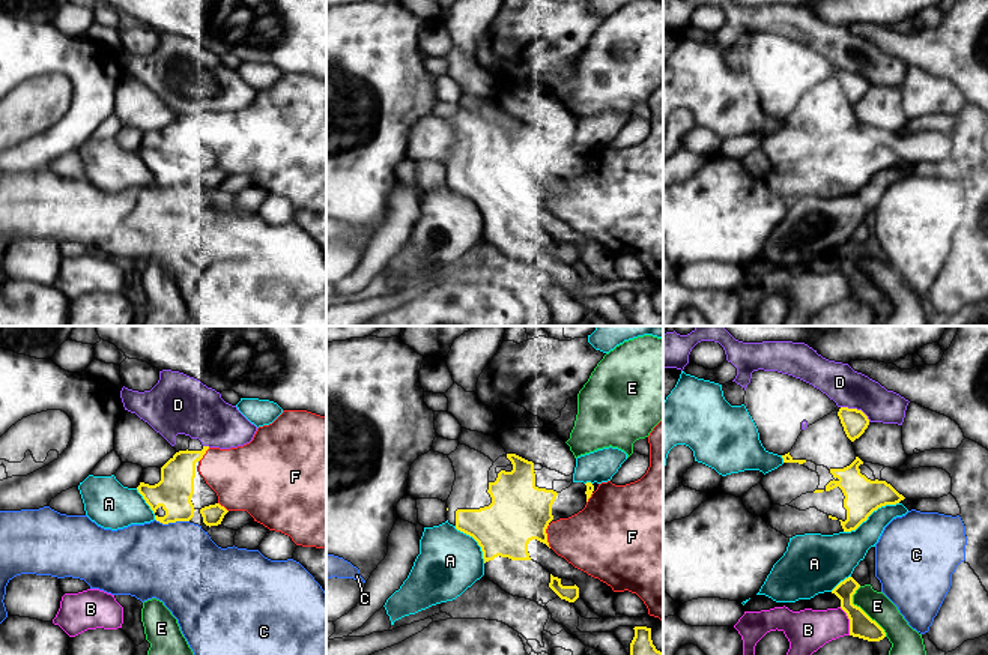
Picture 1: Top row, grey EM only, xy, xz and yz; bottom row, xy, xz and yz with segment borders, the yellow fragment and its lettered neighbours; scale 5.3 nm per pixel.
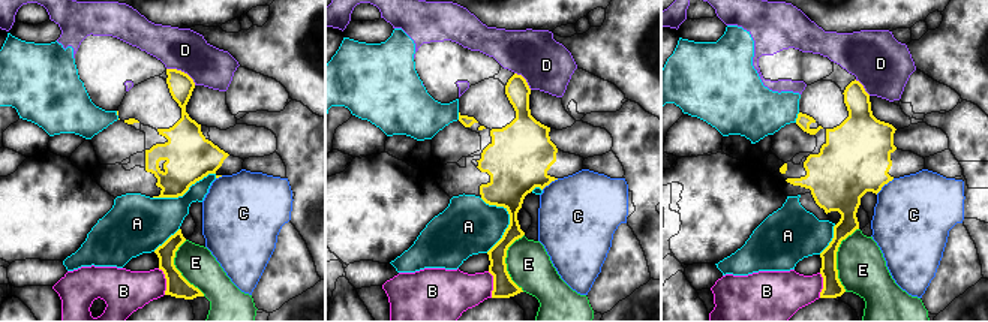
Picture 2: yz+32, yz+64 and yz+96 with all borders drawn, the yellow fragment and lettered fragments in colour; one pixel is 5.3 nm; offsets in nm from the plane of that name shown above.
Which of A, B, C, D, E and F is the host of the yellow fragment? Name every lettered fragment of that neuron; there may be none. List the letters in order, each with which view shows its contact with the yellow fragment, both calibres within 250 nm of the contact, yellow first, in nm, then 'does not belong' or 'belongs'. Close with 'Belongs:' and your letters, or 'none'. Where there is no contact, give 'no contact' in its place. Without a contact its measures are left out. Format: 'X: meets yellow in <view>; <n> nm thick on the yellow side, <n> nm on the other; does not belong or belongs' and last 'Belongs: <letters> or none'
A: meets yellow in yz; 190 nm thick on the yellow side, 200 nm on the other; does not belong
B: meets yellow in yz; 130 nm thick on the yellow side, 220 nm on the other; does not belong
C: meets yellow in xy; 190 nm thick on the yellow side, 440 nm on the other; does not belong
D: meets yellow in yz; 140 nm thick on the yellow side, 200 nm on the other; does not belong
E: meets yellow in yz; 130 nm thick on the yellow side, 150 nm on the other; does not belong
F: meets yellow in xz; 320 nm thick on the yellow side, 340 nm on the other; does not belong
Belongs: none

